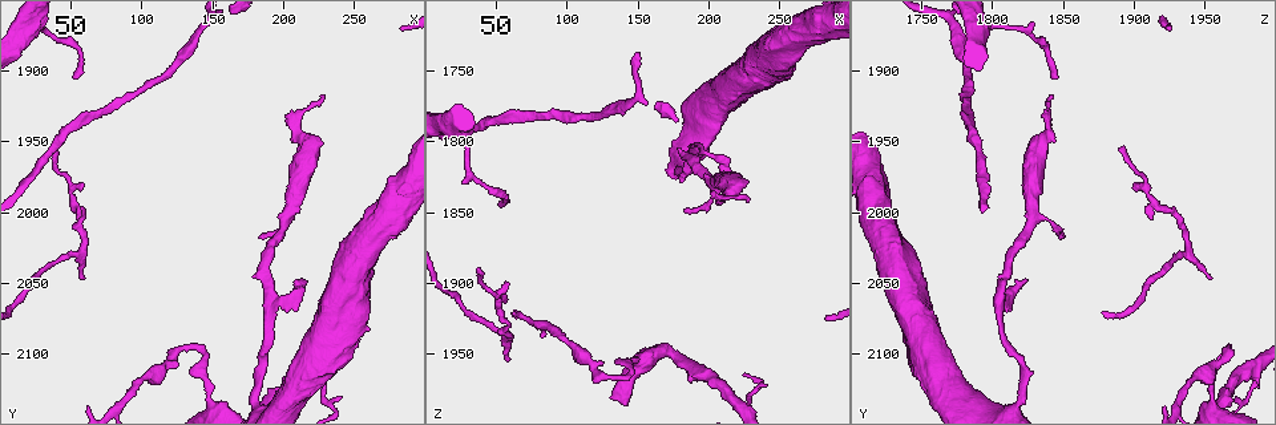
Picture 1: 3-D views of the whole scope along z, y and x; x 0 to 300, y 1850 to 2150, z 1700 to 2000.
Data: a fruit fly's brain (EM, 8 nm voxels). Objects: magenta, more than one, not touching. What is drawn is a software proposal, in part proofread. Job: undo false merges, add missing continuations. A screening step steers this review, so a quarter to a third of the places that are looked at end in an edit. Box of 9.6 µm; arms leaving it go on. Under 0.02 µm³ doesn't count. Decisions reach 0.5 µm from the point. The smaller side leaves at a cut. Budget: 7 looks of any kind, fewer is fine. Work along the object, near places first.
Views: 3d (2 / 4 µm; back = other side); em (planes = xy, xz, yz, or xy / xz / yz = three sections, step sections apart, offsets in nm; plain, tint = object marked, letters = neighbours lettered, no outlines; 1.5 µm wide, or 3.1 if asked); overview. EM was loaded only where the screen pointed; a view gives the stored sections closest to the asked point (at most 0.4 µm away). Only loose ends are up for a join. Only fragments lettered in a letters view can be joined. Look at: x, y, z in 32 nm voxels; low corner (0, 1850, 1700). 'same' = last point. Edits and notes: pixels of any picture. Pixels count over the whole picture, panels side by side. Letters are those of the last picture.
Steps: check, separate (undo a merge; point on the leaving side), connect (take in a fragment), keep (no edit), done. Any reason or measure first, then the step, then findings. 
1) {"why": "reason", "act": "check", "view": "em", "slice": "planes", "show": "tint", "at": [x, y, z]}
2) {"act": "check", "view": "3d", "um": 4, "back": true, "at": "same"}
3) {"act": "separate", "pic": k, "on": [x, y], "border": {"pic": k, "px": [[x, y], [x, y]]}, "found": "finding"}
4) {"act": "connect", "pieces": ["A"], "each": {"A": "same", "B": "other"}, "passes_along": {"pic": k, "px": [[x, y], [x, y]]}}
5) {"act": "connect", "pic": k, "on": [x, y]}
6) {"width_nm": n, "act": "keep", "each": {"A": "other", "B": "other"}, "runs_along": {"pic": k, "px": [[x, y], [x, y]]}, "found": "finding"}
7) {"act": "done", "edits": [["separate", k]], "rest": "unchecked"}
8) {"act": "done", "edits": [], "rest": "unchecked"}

{"why": "long arm stops here", "act": "check", "view": "3d", "um": 4, "at": [54, 1908, 1846]}

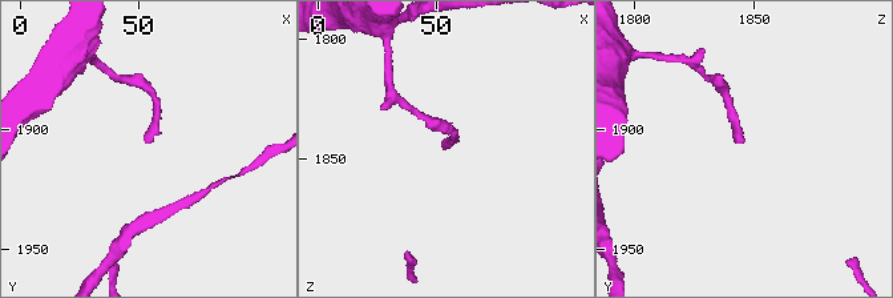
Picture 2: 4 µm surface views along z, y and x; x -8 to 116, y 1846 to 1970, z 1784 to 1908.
{"act": "check", "view": "em", "slice": "planes", "show": "tint", "at": [54, 1906, 1845]}

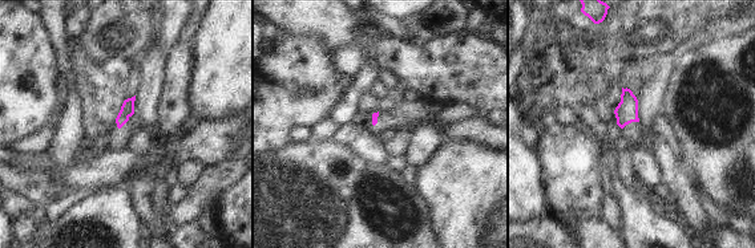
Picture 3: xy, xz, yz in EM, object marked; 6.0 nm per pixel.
{"why": "what lies round it", "act": "check", "view": "em", "slice": "planes", "show": "letters", "at": "same"}

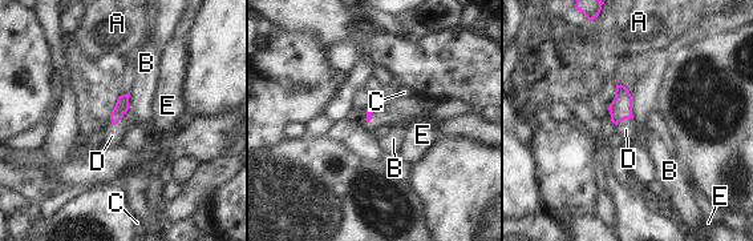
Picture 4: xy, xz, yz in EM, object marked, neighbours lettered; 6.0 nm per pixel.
{"act": "connect", "pieces": ["D"], "each": {"A": "other", "B": "other", "C": "other", "D": "same", "E": "other"}, "passes_along": {"pic": 4, "px": [[121, 107], [120, 119], [112, 136]]}, "found": "the cell continues"}

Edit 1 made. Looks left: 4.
{"why": "free end", "act": "check", "view": "3d", "um": 4, "at": [60, 2048, 1954]}

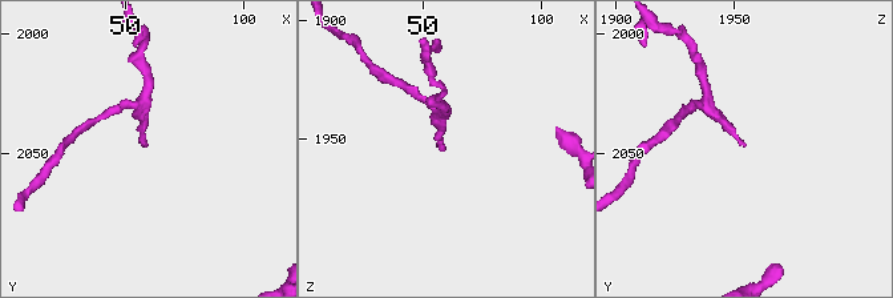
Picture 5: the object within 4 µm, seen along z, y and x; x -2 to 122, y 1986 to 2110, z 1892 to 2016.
{"act": "check", "view": "em", "slice": "planes", "show": "tint", "at": [59, 2047, 1954]}

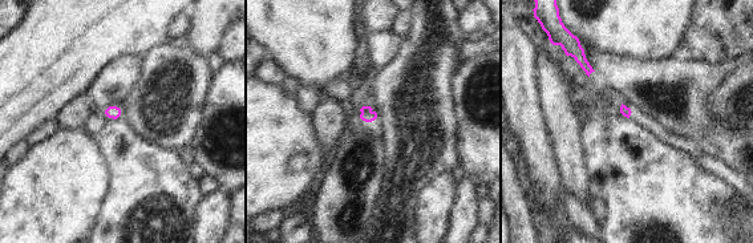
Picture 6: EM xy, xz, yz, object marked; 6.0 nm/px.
{"act": "check", "view": "em", "slice": "planes", "show": "letters", "at": "same"}

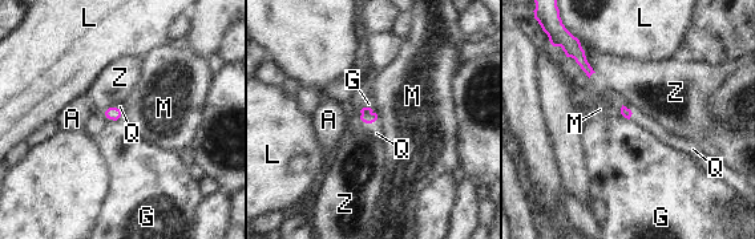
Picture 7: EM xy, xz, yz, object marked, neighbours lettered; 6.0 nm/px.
{"act": "connect", "pieces": ["Q"], "each": {"A": "other", "G": "other", "L": "other", "M": "other", "Q": "same", "Z": "other"}, "passes_along": {"pic": 7, "px": [[625, 112], [630, 110], [638, 117]]}, "found": "the cell continues"}

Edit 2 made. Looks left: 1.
{"act": "done", "edits": [["connect", 4], ["connect", 7]], "rest": "unchecked"}

